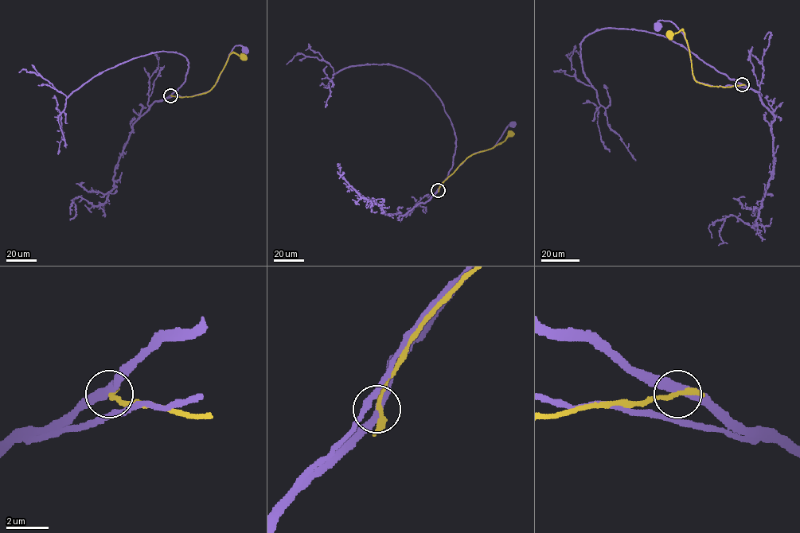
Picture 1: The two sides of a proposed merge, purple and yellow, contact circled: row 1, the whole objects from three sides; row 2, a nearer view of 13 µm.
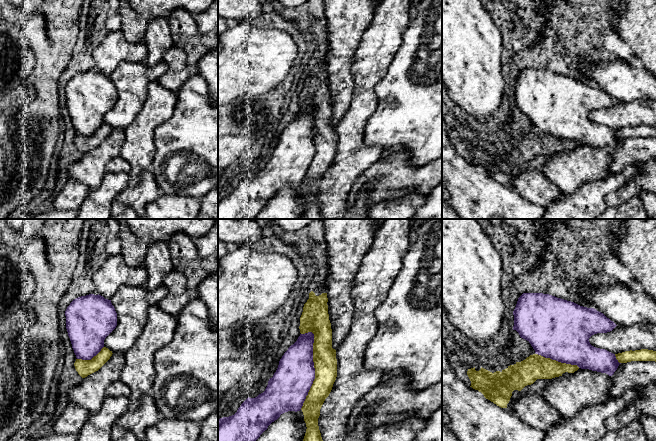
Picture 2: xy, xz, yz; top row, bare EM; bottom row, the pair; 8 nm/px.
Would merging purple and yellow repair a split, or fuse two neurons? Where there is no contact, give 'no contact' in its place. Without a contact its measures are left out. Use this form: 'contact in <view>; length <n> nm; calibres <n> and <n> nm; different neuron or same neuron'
contact in xz; length 650 nm; calibres 320 and 190 nm; different neuron

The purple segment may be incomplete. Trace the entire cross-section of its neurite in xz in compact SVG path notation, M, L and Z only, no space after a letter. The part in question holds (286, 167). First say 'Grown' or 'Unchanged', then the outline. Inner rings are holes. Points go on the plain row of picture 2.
Unchanged. M300 110L279 137L265 167L255 174L247 174L237 188L218 196L218 219L254 219L281 190L300 187L315 155L313 138L314 110Z

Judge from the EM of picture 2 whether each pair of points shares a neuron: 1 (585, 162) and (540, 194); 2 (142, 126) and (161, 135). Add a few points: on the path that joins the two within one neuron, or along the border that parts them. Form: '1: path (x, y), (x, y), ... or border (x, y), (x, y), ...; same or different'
1: path (574, 169), (560, 174), (551, 183); same
2: border (171, 116), (154, 131), (154, 156); different

